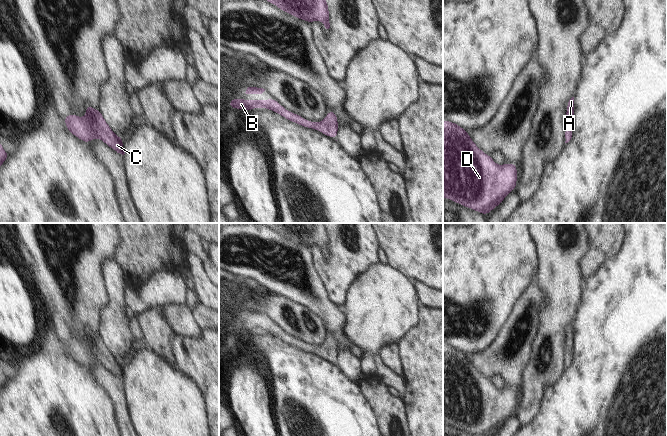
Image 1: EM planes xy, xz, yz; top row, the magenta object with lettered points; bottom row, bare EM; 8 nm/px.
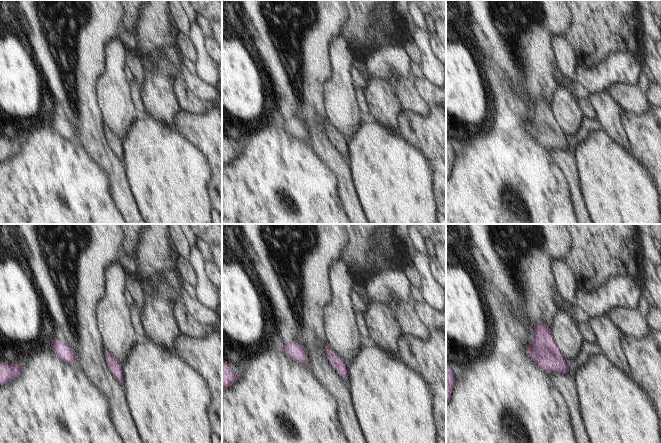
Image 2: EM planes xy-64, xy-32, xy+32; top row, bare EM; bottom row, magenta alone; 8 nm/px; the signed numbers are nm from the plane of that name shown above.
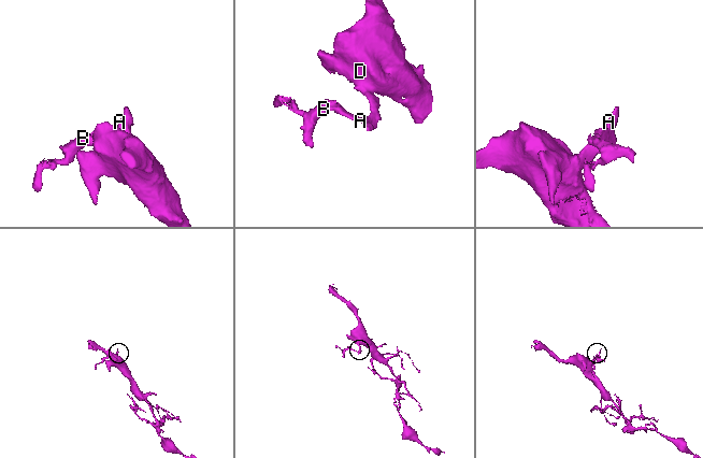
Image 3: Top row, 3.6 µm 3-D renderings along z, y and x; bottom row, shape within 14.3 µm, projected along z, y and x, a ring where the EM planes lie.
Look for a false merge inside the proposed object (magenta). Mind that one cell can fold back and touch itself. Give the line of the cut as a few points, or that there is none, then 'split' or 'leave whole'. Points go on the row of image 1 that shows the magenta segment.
no cut; leave whole

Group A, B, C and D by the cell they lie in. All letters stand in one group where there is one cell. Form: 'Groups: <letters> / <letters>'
Groups: A B C D.

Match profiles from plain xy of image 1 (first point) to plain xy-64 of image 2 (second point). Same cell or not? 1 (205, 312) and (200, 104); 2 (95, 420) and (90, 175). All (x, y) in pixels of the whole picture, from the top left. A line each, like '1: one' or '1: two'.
1: two
2: one

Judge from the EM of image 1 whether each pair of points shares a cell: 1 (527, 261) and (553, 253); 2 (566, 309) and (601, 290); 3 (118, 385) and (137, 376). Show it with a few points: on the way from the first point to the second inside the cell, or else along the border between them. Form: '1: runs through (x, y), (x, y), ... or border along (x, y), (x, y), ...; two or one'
1: border along (531, 235), (537, 258), (537, 270), (534, 281); two
2: border along (584, 280), (580, 303), (576, 317), (573, 320); two
3: border along (124, 378), (124, 389), (129, 405); two

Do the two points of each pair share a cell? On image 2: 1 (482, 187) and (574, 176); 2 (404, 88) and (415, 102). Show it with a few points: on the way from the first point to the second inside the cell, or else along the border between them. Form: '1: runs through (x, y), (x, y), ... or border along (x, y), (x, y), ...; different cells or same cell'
1: border along (553, 157), (564, 173), (572, 200); different cells
2: runs through (406, 91), (412, 99); same cell

